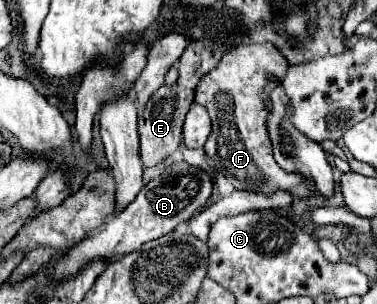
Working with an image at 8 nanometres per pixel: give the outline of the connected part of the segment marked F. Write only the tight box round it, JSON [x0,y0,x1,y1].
[196,43,310,197]

